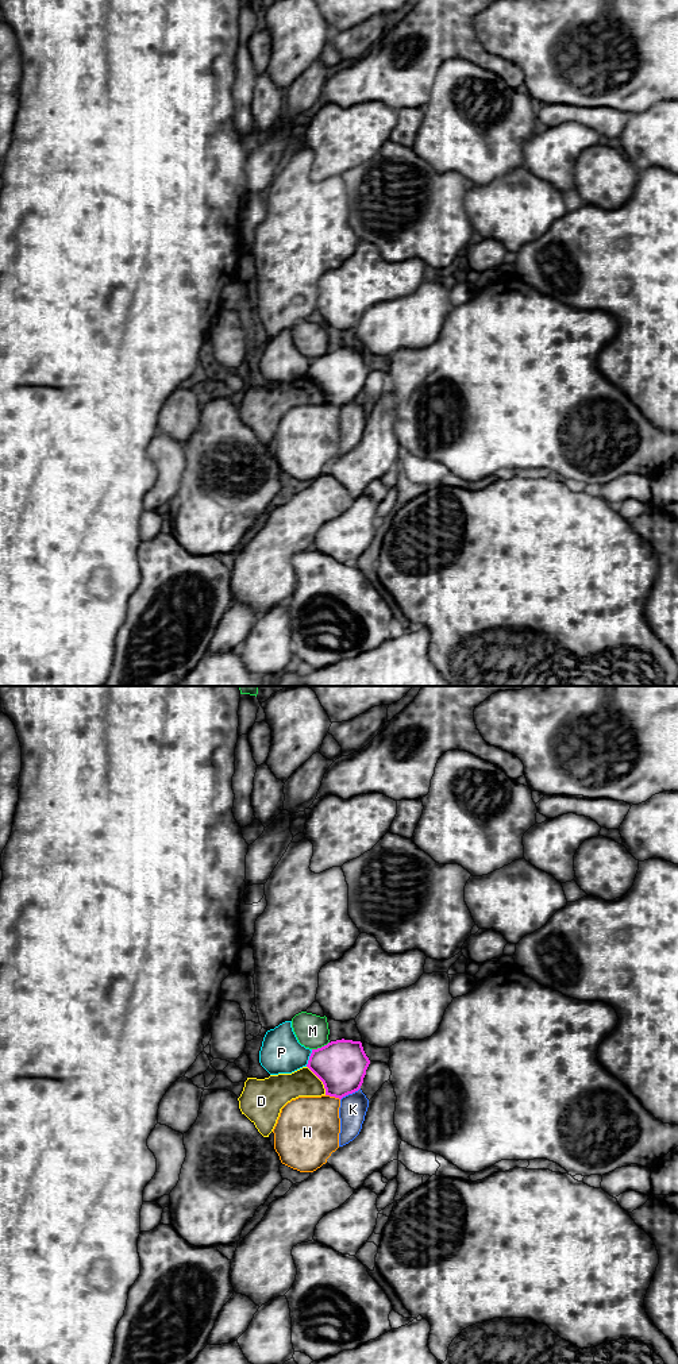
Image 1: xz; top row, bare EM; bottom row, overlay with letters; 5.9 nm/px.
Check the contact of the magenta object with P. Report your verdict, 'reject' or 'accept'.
reject

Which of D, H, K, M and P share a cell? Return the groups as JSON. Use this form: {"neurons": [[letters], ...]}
{"neurons": [["D"], ["H", "P"], ["K"], ["M"]]}

